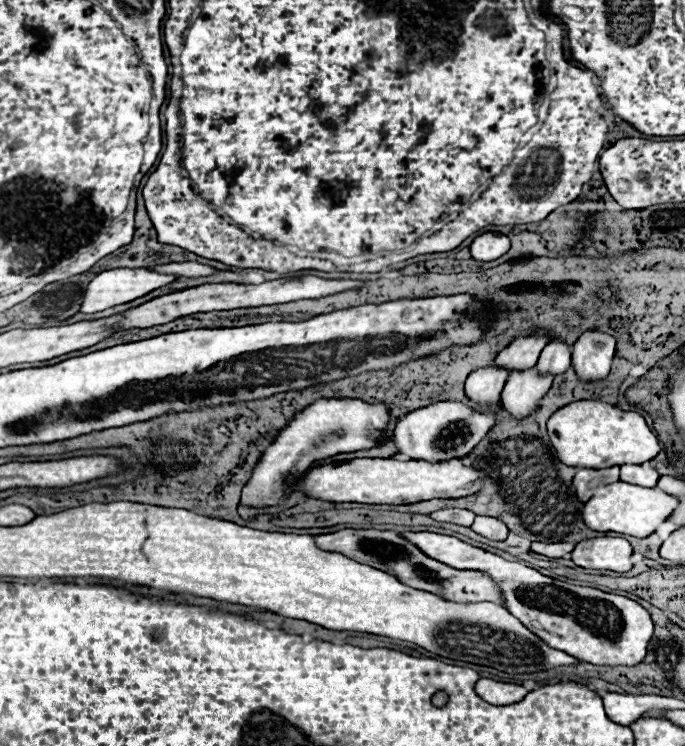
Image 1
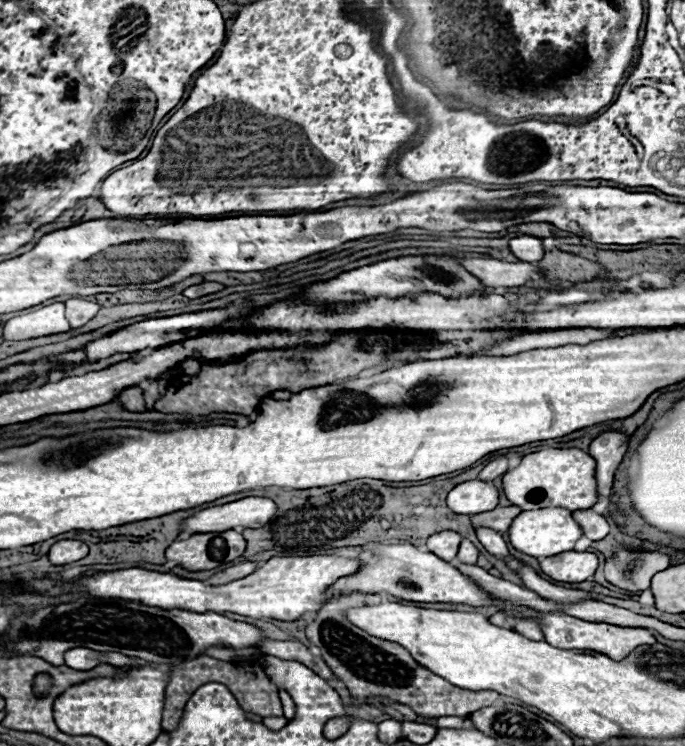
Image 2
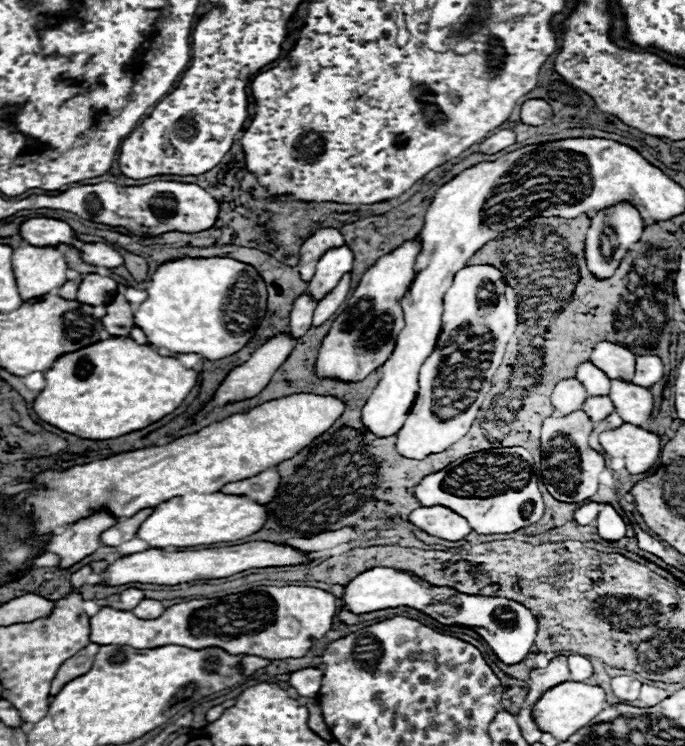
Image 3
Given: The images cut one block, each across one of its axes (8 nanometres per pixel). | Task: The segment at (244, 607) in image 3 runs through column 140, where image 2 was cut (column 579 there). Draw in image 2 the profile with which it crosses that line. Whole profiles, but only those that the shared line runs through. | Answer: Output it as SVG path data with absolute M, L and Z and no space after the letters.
M540 614L540 622L542 622L542 632L548 644L556 646L556 648L564 648L564 650L594 650L600 654L610 656L612 660L624 660L634 648L642 646L642 644L654 644L656 638L650 630L646 628L622 628L622 626L614 626L614 624L604 624L604 622L586 622L574 616L566 616L566 614Z

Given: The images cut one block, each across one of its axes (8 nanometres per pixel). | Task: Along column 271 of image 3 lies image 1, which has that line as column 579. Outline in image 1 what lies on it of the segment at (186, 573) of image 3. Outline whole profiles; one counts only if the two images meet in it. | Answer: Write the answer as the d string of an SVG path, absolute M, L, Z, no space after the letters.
M590 538L582 540L572 550L572 562L582 568L628 572L632 546L624 538Z

